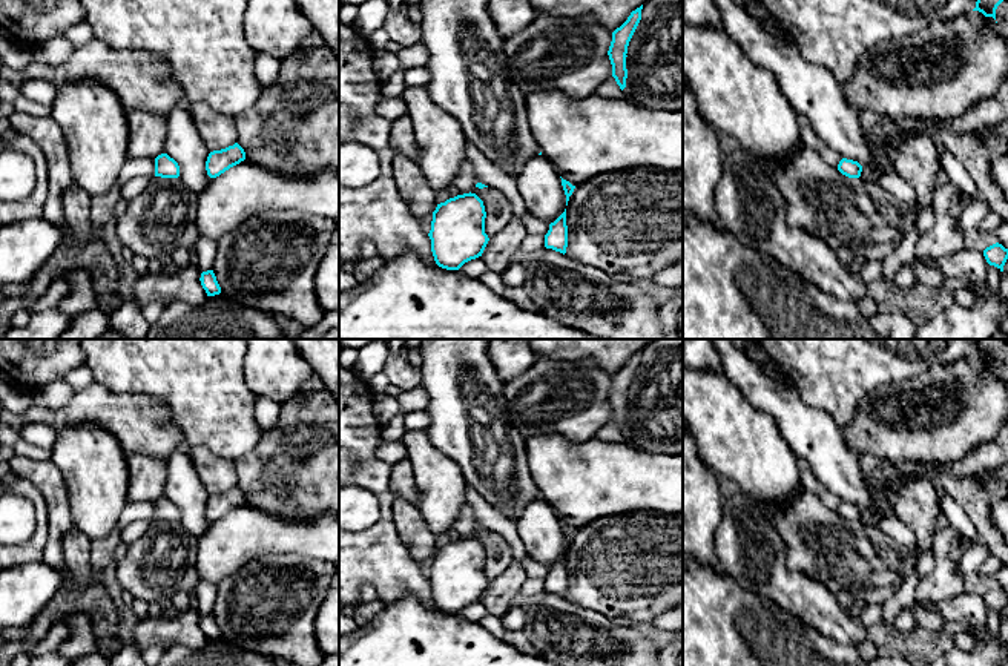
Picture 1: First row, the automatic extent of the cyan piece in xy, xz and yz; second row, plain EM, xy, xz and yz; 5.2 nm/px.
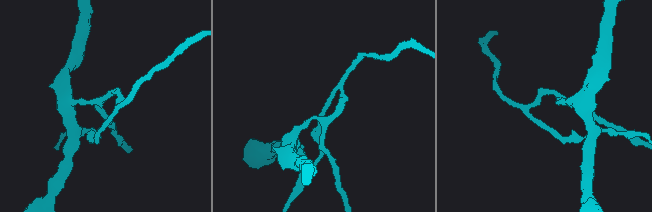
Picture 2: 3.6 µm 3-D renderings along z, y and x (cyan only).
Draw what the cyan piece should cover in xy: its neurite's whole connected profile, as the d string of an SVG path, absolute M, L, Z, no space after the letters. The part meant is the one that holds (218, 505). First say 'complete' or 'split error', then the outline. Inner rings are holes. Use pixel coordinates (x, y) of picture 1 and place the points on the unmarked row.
complete | M238 486L221 494L213 494L209 497L206 505L207 519L216 522L244 503L245 496Z

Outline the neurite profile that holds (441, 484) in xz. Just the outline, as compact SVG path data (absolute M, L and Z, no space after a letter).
M407 431L400 442L413 465L417 508L427 526L439 537L453 529L465 505L465 476L451 457L431 443L427 431Z

